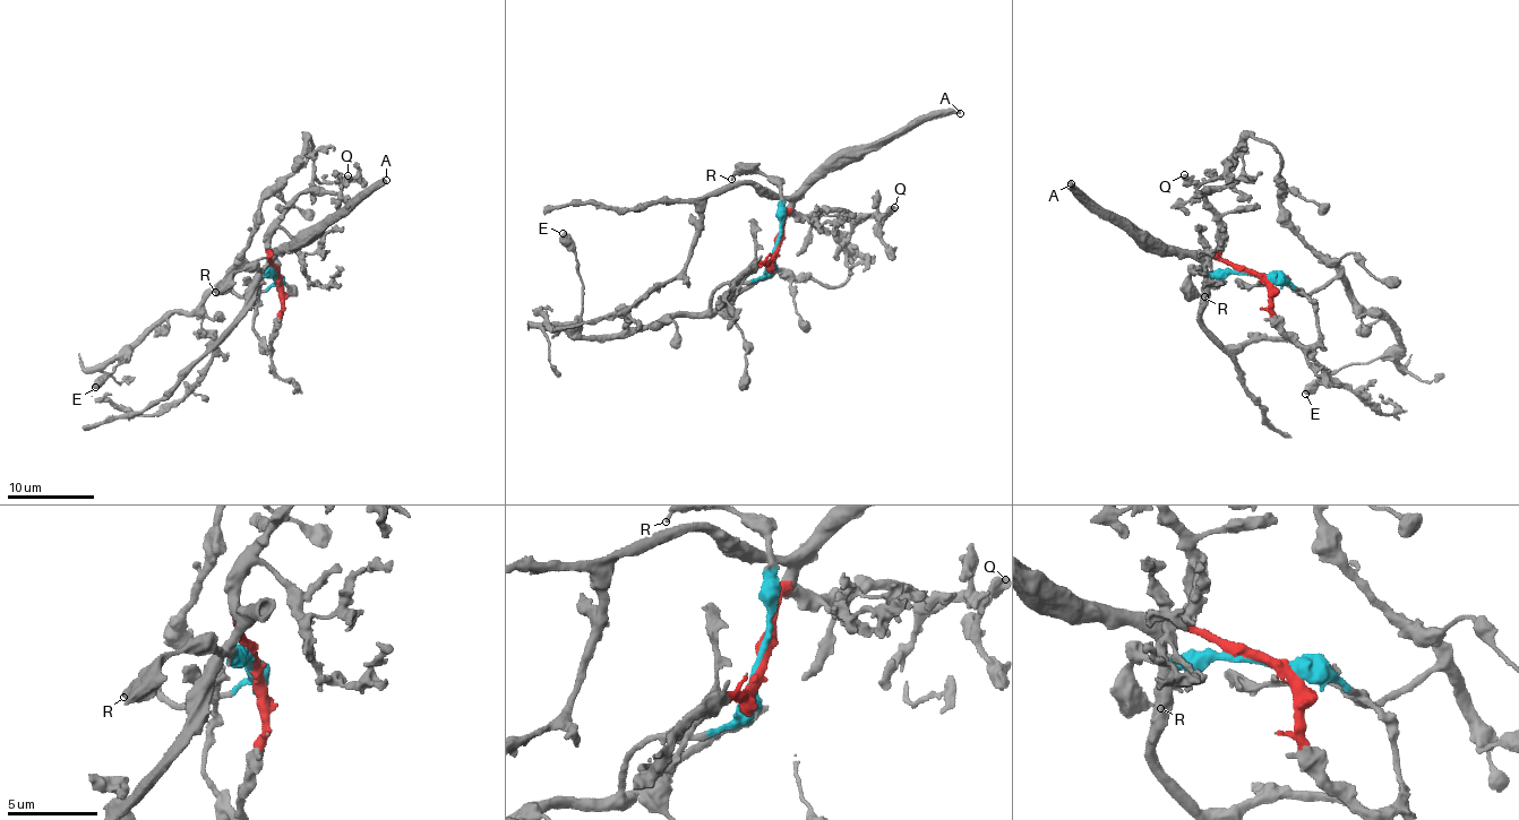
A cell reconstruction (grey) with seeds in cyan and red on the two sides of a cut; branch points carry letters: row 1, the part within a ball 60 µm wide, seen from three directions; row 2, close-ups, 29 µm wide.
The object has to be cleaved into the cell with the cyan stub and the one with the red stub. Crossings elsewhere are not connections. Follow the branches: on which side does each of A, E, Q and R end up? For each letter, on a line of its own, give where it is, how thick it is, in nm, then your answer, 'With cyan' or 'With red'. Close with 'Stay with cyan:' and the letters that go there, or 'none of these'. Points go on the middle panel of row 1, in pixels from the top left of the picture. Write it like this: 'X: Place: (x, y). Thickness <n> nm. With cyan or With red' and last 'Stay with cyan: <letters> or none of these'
A: Place: (960, 113). Thickness 550 nm. With red
E: Place: (563, 233). Thickness 600 nm. With cyan
Q: Place: (894, 207). Thickness 460 nm. With red
R: Place: (731, 179). Thickness 240 nm. With cyan
Stay with cyan: E, R

